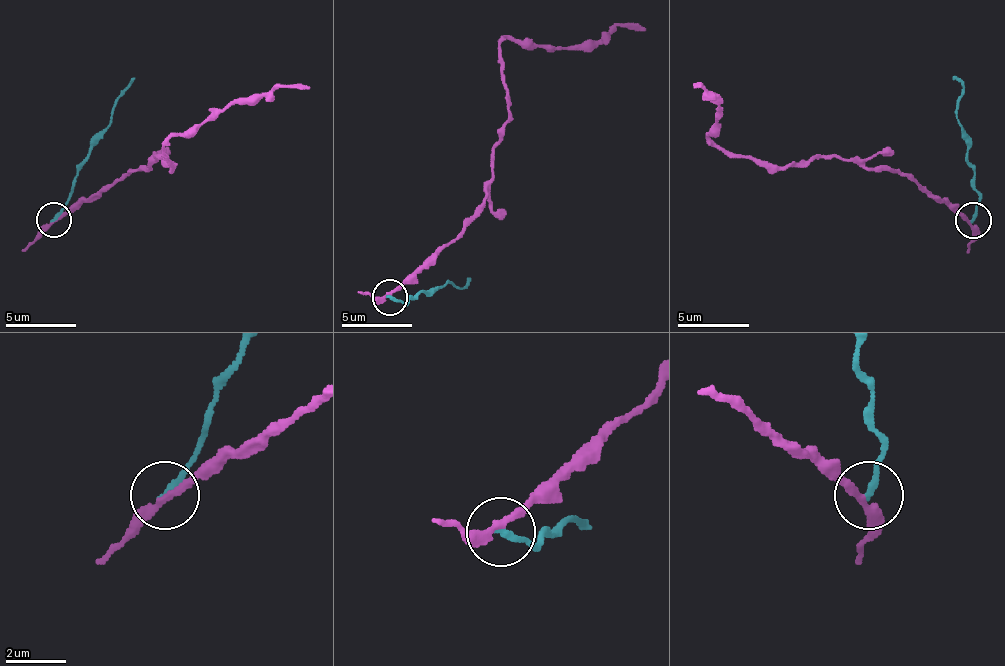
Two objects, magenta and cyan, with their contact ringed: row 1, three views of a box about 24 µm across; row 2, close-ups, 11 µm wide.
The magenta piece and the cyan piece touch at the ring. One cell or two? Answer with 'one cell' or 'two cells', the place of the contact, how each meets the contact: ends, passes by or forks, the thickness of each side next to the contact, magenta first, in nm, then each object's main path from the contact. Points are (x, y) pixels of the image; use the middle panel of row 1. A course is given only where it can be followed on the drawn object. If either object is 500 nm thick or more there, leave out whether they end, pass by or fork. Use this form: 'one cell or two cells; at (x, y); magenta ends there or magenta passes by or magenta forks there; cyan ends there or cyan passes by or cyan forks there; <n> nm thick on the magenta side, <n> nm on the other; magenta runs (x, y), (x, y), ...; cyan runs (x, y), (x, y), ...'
two cells; at (389, 297); magenta passes by; cyan ends there; 260 nm thick on the magenta side, 240 nm on the other; magenta runs (388, 296), (484, 201), (494, 141), (509, 116), (498, 45), (530, 38), (593, 49), (618, 24), (646, 31); cyan runs (388, 296), (403, 303), (420, 293), (434, 293), (445, 282), (456, 286), (470, 278)

